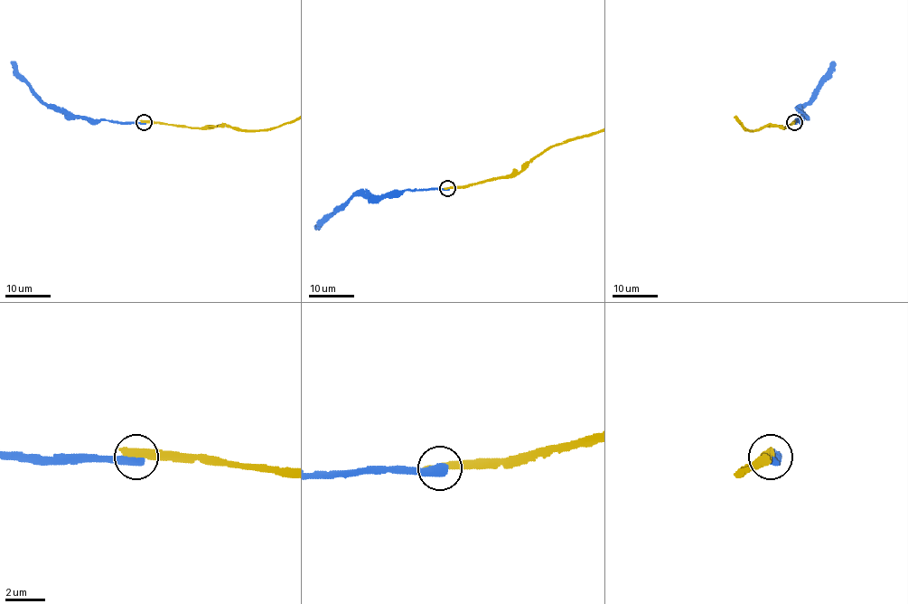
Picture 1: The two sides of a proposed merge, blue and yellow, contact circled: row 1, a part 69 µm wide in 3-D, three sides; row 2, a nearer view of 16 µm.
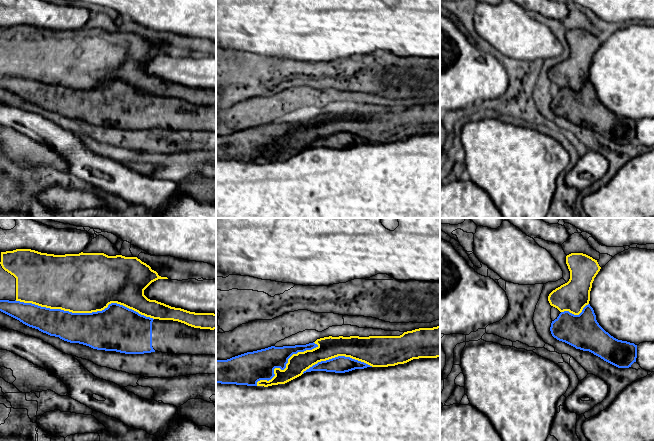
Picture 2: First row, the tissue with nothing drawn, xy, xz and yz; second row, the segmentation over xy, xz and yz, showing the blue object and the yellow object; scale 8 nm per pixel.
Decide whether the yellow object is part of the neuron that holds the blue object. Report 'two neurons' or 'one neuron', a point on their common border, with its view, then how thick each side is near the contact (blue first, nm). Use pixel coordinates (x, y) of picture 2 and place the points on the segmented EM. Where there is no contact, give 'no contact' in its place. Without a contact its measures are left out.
two neurons; contact xy (84, 313); calibres 340 and 480 nm

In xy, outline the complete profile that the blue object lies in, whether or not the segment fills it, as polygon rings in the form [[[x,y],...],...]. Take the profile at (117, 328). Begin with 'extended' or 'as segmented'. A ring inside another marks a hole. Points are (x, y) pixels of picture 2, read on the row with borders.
extended; [[[0,300],[0,311],[50,336],[97,350],[125,354],[158,351],[177,355],[216,355],[216,329],[200,329],[178,321],[153,319],[117,303],[109,304],[102,311],[72,313],[16,300]]]

